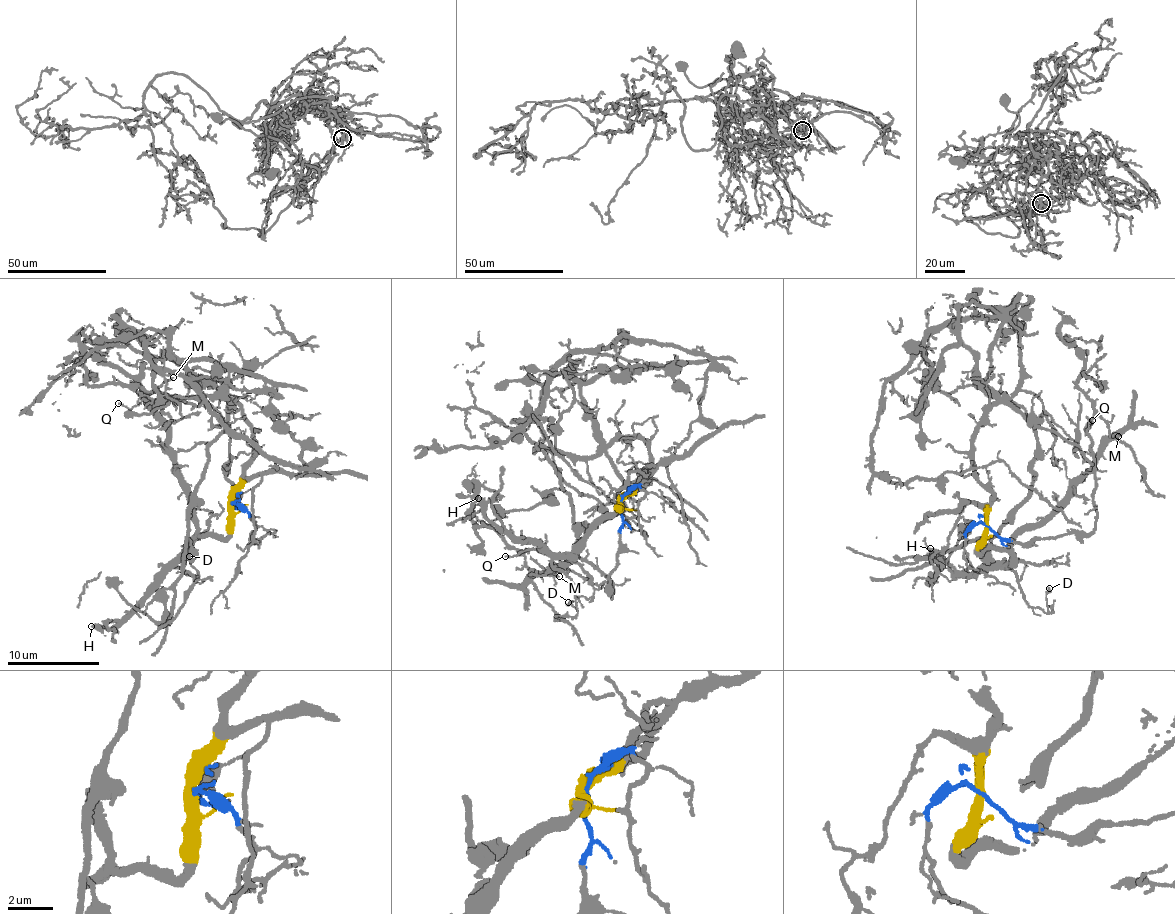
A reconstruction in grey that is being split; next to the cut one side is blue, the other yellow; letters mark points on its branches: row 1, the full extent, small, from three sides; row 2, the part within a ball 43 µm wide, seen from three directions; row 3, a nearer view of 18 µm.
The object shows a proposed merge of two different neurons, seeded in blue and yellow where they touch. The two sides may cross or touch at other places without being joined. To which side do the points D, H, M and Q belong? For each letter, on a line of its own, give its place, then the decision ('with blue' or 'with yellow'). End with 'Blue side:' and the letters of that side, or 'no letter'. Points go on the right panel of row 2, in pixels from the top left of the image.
D: at (1049, 588); with yellow
H: at (930, 548); with yellow
M: at (1118, 436); with blue
Q: at (1092, 420); with blue
Blue side: M, Q

